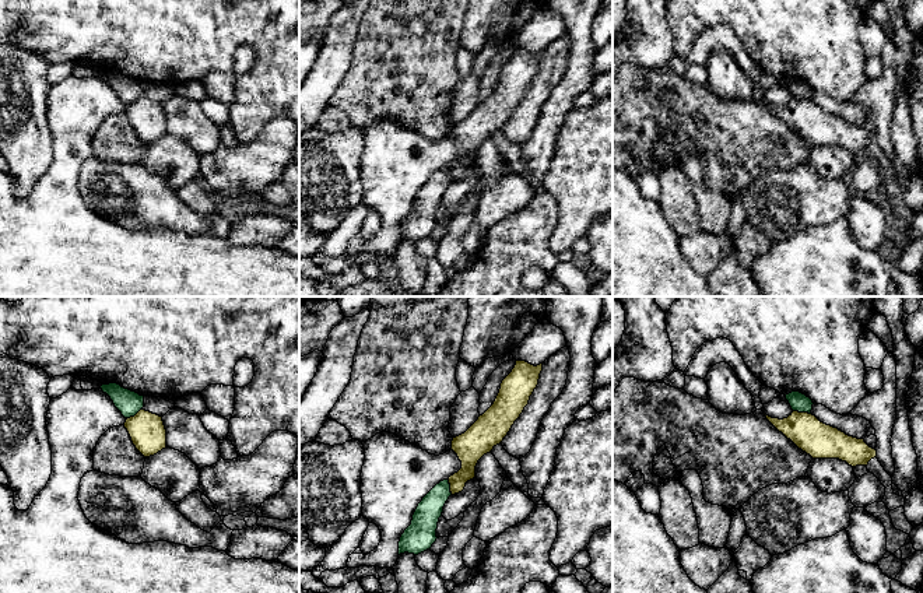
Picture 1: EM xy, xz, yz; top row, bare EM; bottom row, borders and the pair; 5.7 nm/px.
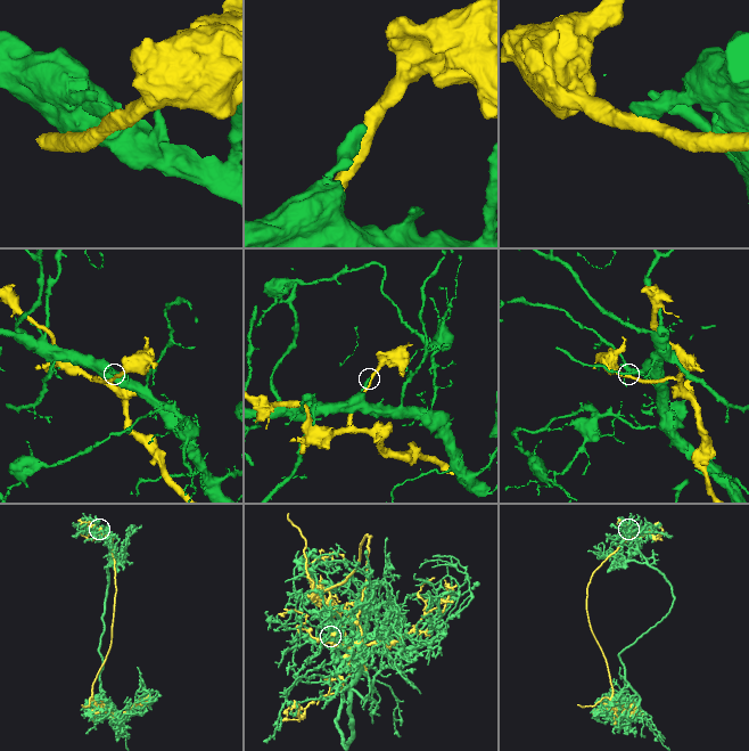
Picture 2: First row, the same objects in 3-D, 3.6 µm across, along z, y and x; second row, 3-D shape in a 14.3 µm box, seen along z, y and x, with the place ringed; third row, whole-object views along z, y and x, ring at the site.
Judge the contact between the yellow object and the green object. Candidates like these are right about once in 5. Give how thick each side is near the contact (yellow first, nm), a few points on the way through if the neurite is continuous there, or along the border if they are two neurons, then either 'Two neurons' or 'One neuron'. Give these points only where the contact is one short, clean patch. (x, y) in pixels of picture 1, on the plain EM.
Thickness 200 nm (yellow) against 110 nm. Boundary: yz (793, 97), (810, 101). Two neurons

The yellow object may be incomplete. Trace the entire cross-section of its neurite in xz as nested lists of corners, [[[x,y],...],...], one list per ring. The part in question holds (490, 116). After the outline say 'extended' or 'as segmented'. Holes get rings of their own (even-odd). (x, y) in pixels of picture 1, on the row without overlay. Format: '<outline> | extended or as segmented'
[[[516,48],[512,59],[502,67],[494,91],[464,120],[453,124],[450,136],[462,148],[462,155],[448,165],[452,182],[462,179],[466,169],[475,164],[478,147],[502,130],[529,91],[541,57],[543,50],[534,53]]] | as segmented

